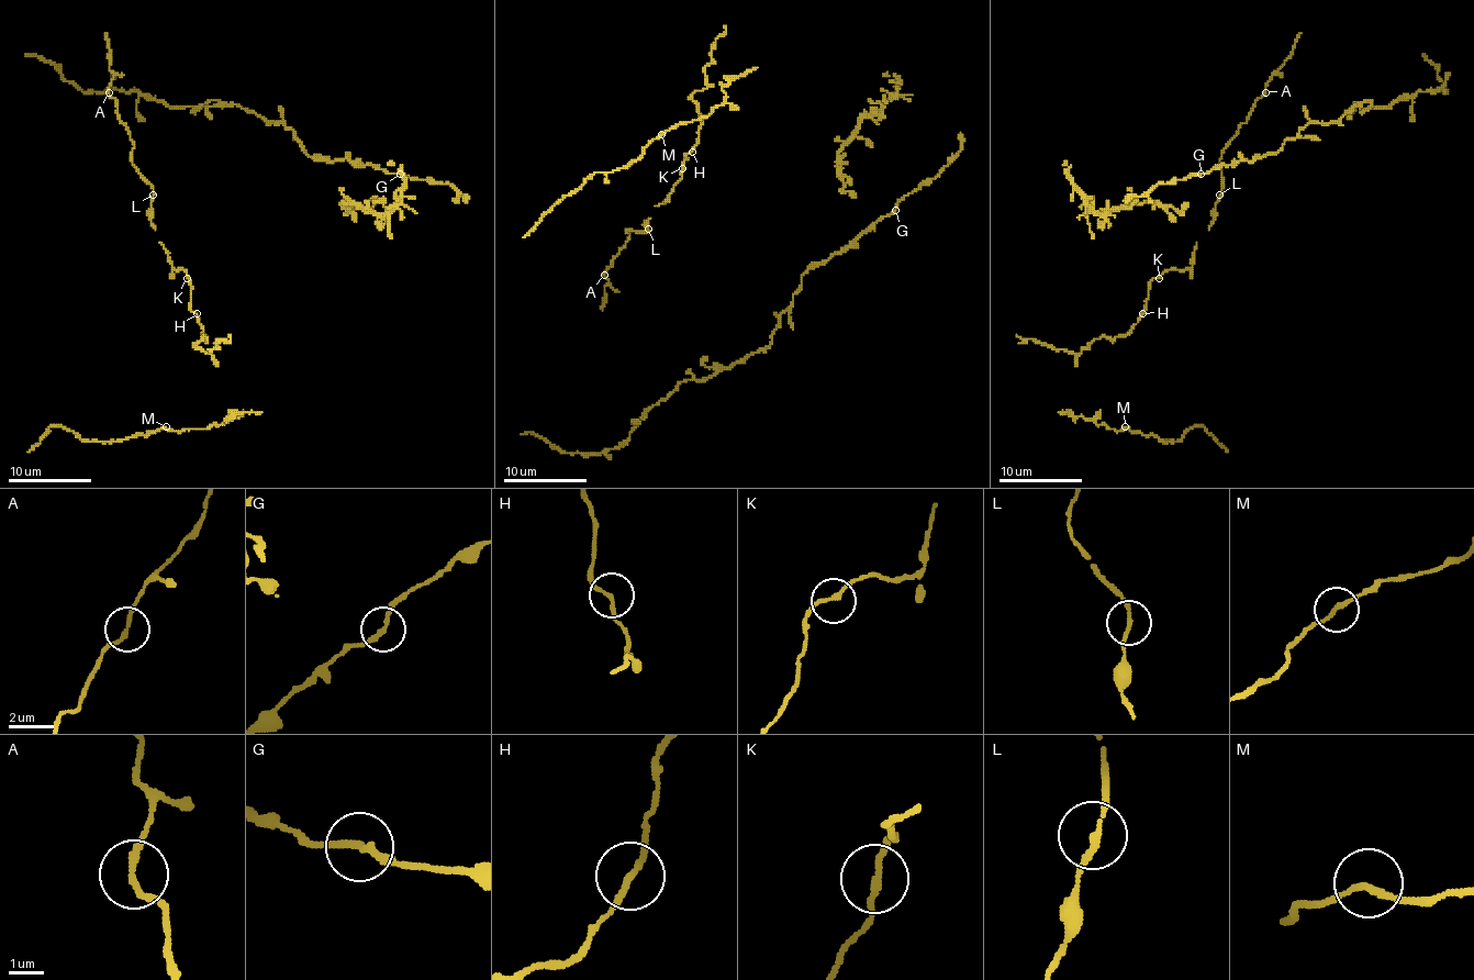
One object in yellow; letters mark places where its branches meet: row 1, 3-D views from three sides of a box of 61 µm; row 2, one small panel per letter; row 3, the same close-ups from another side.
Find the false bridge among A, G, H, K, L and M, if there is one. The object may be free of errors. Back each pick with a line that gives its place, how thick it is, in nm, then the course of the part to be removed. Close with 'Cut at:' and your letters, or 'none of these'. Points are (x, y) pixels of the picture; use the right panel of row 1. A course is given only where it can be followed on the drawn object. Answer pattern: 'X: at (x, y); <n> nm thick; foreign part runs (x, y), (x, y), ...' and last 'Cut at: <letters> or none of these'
Cut at: none of these

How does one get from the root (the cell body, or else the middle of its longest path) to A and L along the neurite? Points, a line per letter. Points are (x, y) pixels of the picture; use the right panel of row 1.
A: (1249, 117), (1253, 104), (1265, 91)
L: (1249, 117), (1219, 158), (1219, 195)

